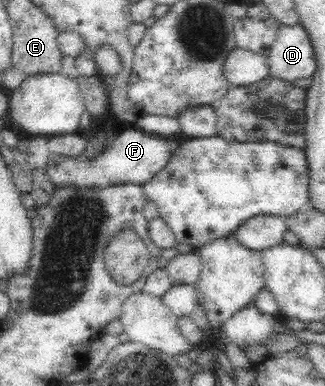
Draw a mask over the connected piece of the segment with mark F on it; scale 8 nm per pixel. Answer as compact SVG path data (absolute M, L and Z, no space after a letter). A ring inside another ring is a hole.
M141 128L126 129L115 136L105 150L91 158L83 160L82 156L71 157L55 153L49 155L47 160L47 175L54 187L77 186L82 190L115 186L115 184L143 184L147 183L155 174L158 174L171 160L179 142L175 137L160 137L146 133Z

